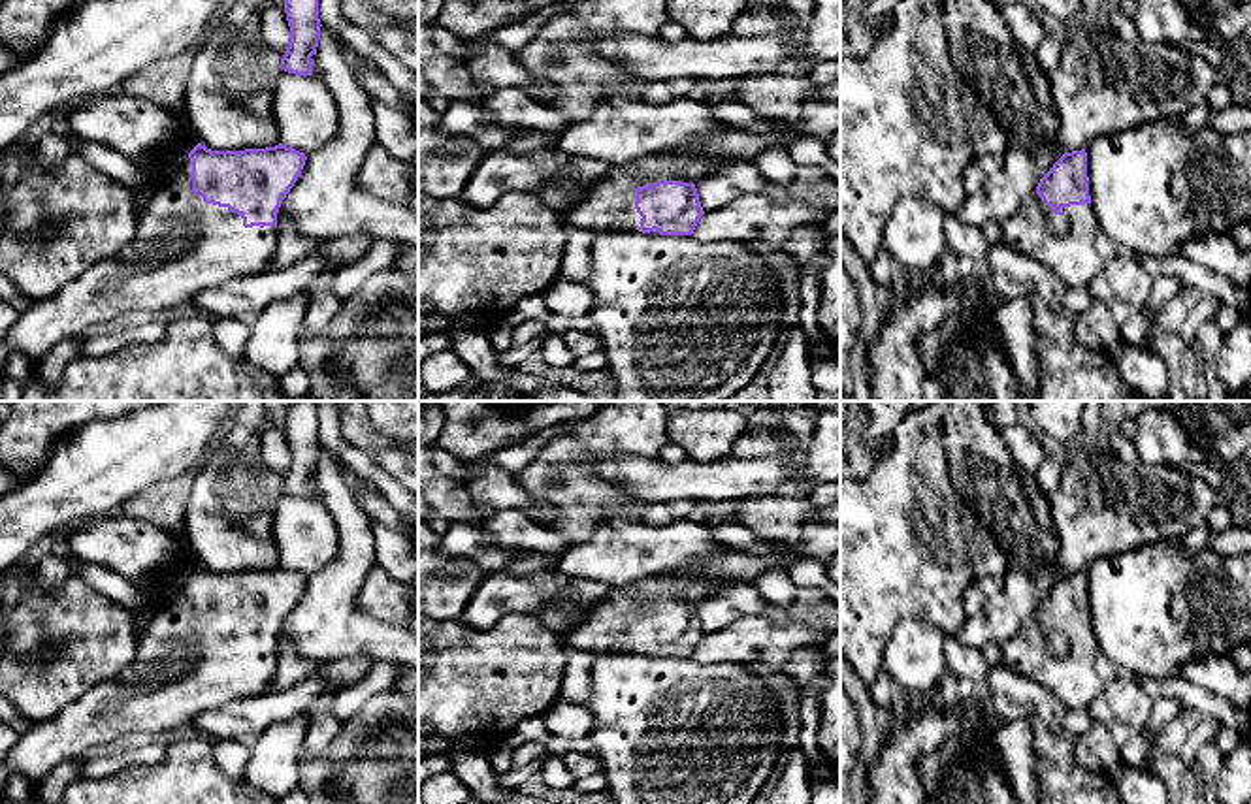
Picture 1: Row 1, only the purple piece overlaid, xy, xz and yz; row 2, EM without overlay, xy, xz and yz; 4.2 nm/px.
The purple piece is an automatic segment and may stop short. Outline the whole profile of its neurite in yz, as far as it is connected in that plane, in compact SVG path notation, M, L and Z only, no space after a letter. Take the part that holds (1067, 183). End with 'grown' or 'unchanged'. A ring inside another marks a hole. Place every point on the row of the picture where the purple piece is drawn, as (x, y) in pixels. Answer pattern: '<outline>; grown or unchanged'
M1085 149L1064 153L1040 179L1036 192L1000 222L1000 233L1006 247L1042 262L1066 286L1089 286L1102 275L1108 260L1117 254L1117 245L1100 228L1091 205Z; grown

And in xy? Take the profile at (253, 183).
M198 143L177 175L141 207L134 239L115 256L92 264L83 275L64 284L55 296L32 301L19 313L13 326L0 337L0 380L11 352L24 354L32 363L49 354L62 341L75 337L100 322L134 311L164 311L185 305L205 288L224 284L234 277L271 271L277 252L277 213L298 181L307 156L283 143L266 149L211 151Z; grown

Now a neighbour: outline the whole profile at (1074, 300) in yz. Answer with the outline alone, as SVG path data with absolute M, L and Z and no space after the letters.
M1002 241L989 249L985 265L1025 284L1048 307L1061 307L1074 318L1087 311L1093 301L1089 286L1066 286L1048 265L1015 252Z

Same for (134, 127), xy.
M102 96L66 113L72 134L132 160L166 162L200 141L177 115L147 98Z

